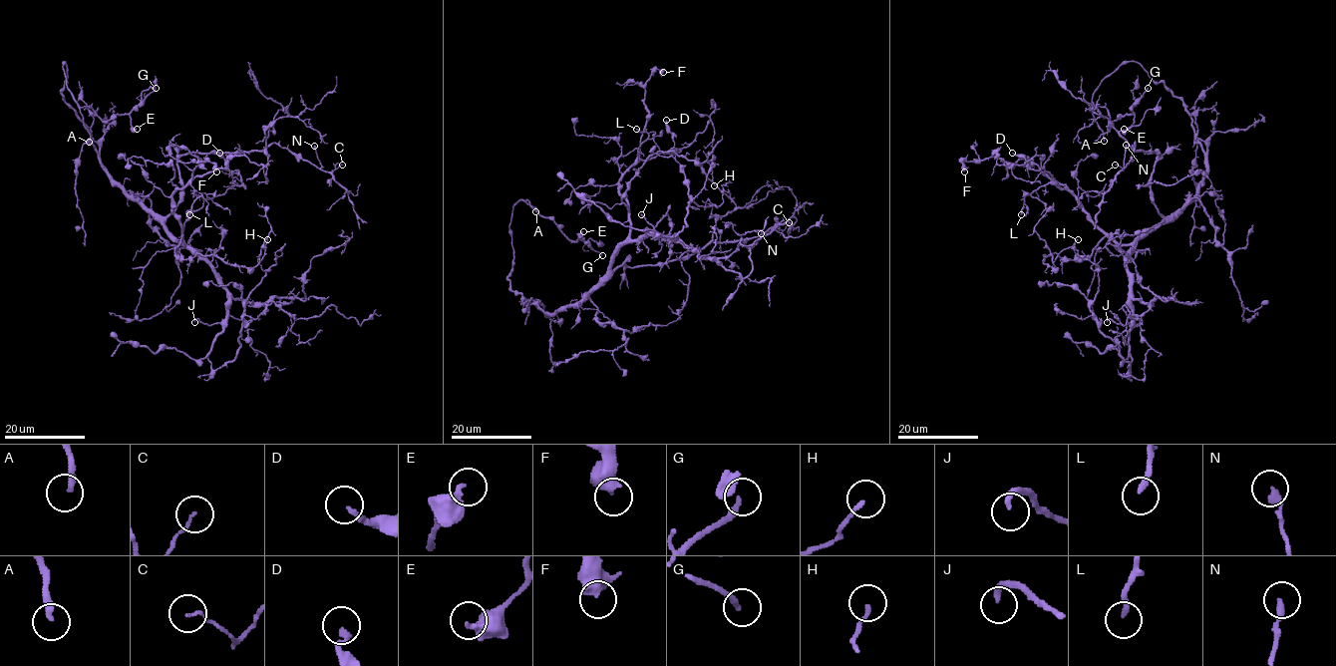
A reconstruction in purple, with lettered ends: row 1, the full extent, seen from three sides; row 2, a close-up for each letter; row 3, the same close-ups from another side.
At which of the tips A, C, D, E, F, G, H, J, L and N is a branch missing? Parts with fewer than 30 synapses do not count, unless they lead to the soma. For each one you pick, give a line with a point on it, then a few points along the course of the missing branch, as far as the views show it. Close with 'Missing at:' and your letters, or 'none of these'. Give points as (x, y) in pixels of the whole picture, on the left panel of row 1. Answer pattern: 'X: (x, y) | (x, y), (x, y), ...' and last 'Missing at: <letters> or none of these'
A: (89, 142) | (89, 142), (89, 163), (93, 167), (91, 193), (80, 206), (82, 198)
Missing at: A

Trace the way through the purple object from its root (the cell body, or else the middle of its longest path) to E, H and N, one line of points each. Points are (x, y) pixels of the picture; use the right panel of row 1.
E: (1179, 209), (1196, 192), (1206, 157), (1185, 105), (1134, 61), (1092, 100), (1111, 121), (1134, 114), (1124, 129)
H: (1179, 209), (1128, 244), (1105, 236), (1089, 256), (1050, 253), (1043, 262), (1054, 267), (1056, 256), (1078, 239)
N: (1179, 209), (1164, 216), (1154, 202), (1151, 179), (1160, 155), (1136, 151), (1135, 142), (1124, 167), (1126, 145)

